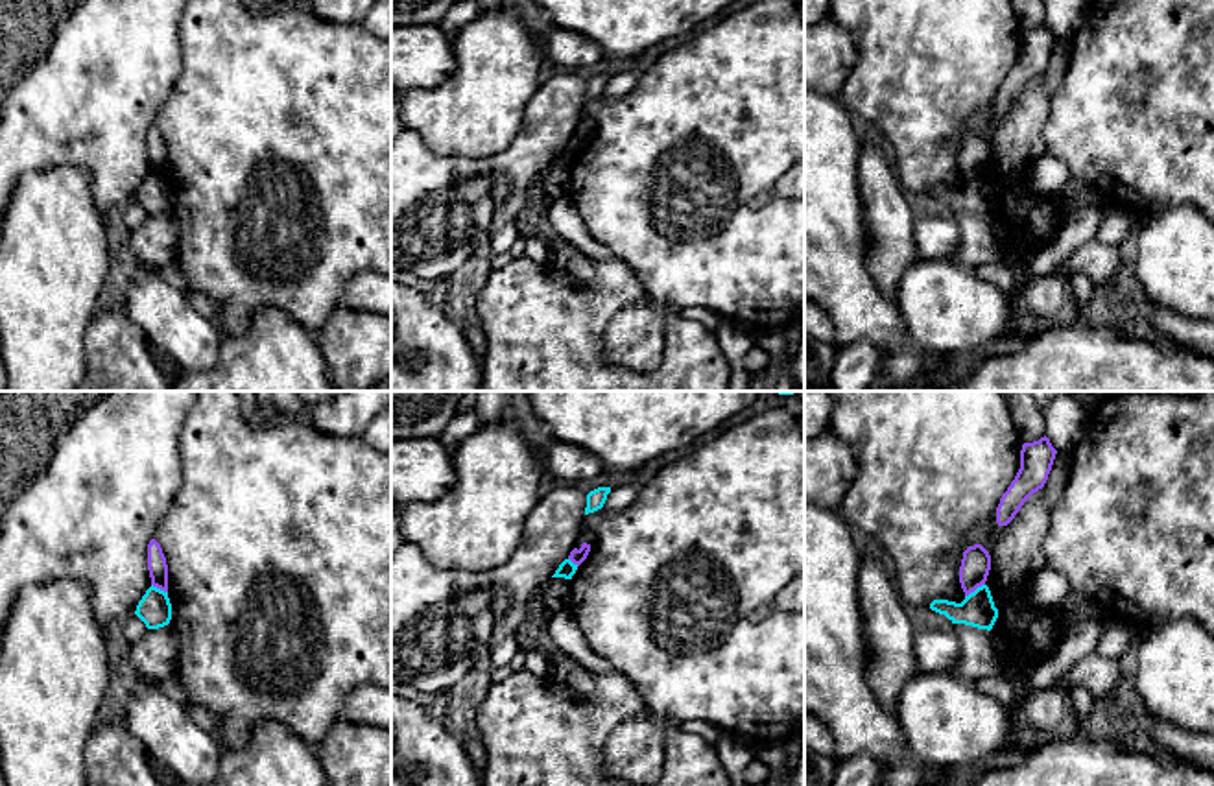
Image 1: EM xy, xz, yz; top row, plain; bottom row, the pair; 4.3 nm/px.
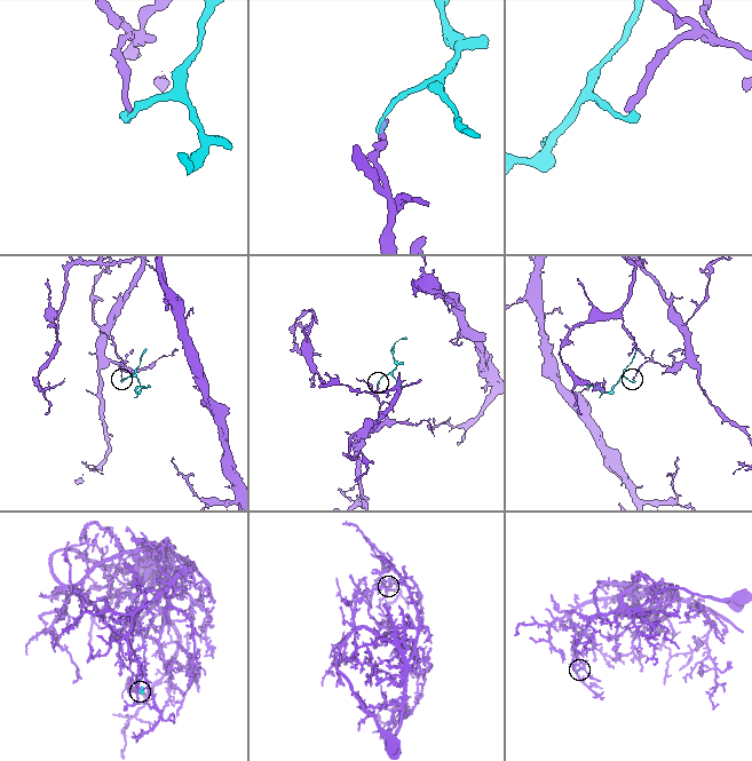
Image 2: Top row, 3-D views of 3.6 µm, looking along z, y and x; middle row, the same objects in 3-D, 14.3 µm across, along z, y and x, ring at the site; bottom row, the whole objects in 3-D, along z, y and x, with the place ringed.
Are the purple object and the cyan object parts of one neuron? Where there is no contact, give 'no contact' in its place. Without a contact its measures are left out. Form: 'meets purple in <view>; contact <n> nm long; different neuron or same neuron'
meets purple in yz; contact 110 nm long; different neuron

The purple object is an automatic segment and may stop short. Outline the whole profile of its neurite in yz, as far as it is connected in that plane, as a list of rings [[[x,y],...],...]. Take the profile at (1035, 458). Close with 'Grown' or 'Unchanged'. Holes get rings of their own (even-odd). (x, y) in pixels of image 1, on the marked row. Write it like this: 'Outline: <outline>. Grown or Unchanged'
Outline: [[[1044,435],[1039,441],[1024,443],[1020,450],[1020,469],[1002,494],[996,507],[998,526],[1007,526],[1015,515],[1020,511],[1024,502],[1044,487],[1048,474],[1052,470],[1057,450],[1052,447],[1050,439]]]. Unchanged

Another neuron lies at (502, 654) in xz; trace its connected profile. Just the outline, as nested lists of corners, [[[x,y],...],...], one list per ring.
[[[507,637],[493,648],[487,664],[496,666],[496,668],[506,666],[513,661],[513,657],[518,653],[518,649],[520,649],[518,638]]]

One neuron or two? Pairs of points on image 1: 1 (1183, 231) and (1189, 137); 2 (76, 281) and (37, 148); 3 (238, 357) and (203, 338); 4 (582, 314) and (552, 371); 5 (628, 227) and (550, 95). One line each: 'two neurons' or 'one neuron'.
1: two neurons
2: two neurons
3: two neurons
4: one neuron
5: two neurons

